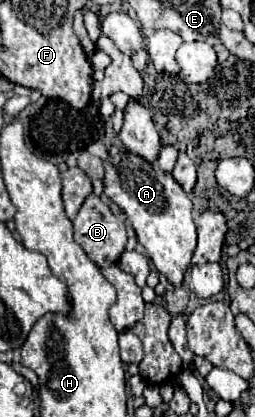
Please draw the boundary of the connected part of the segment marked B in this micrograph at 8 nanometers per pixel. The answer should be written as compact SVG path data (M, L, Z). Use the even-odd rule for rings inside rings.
M89 194L85 198L81 210L77 212L77 218L73 220L73 228L75 228L75 242L85 250L85 254L99 268L107 268L107 266L115 264L125 250L125 244L127 244L125 224L119 222L119 218L111 212L111 208L107 204L103 204L101 198L95 194Z

